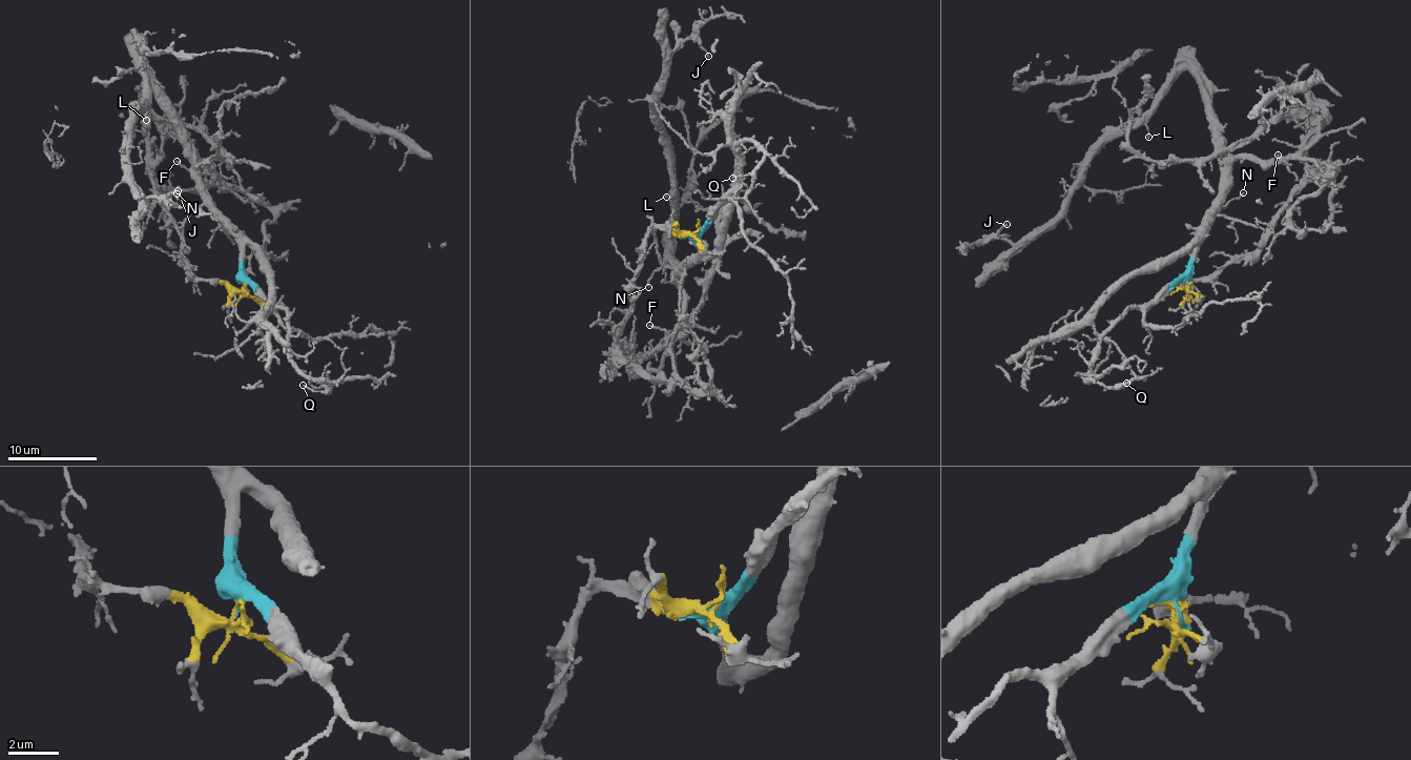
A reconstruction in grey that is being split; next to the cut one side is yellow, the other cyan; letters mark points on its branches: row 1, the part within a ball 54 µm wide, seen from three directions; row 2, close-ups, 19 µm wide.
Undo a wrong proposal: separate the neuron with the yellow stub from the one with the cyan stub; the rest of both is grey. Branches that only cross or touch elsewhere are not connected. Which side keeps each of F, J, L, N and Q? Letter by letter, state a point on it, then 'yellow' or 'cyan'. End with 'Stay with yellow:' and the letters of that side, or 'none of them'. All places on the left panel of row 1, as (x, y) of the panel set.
F: at (177, 161); cyan
J: at (178, 190); cyan
L: at (146, 120); cyan
N: at (177, 193); cyan
Q: at (303, 385); cyan
Stay with yellow: none of them

